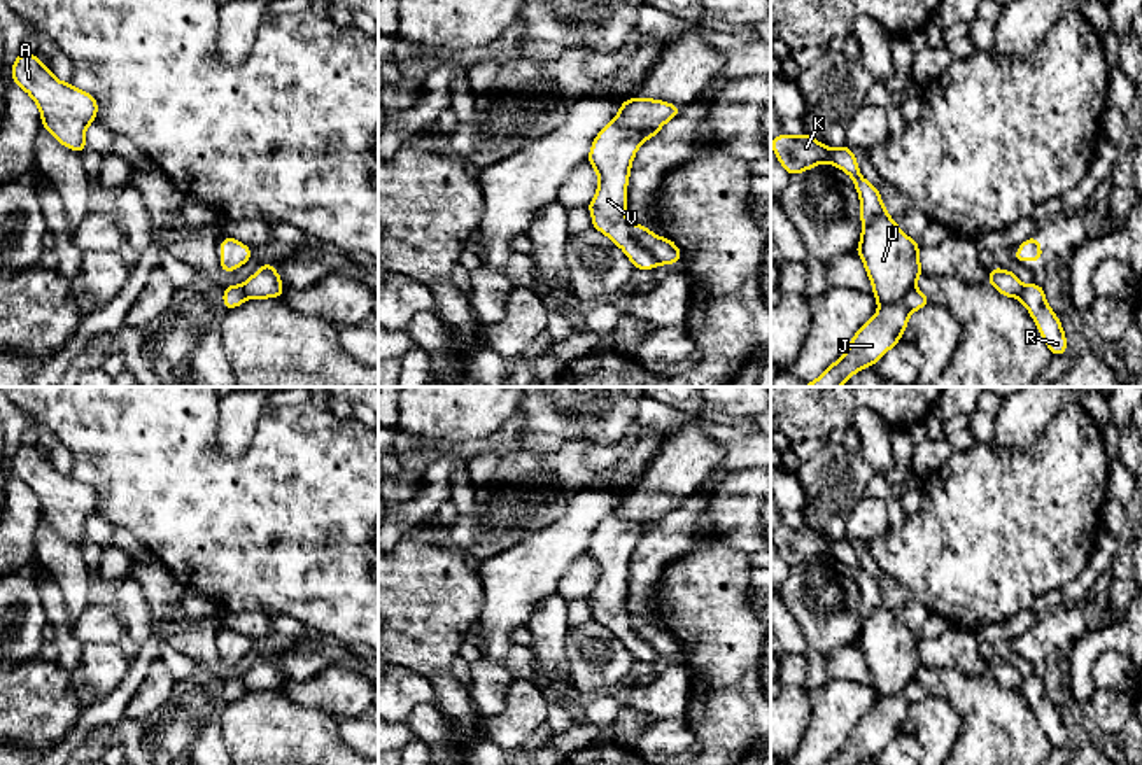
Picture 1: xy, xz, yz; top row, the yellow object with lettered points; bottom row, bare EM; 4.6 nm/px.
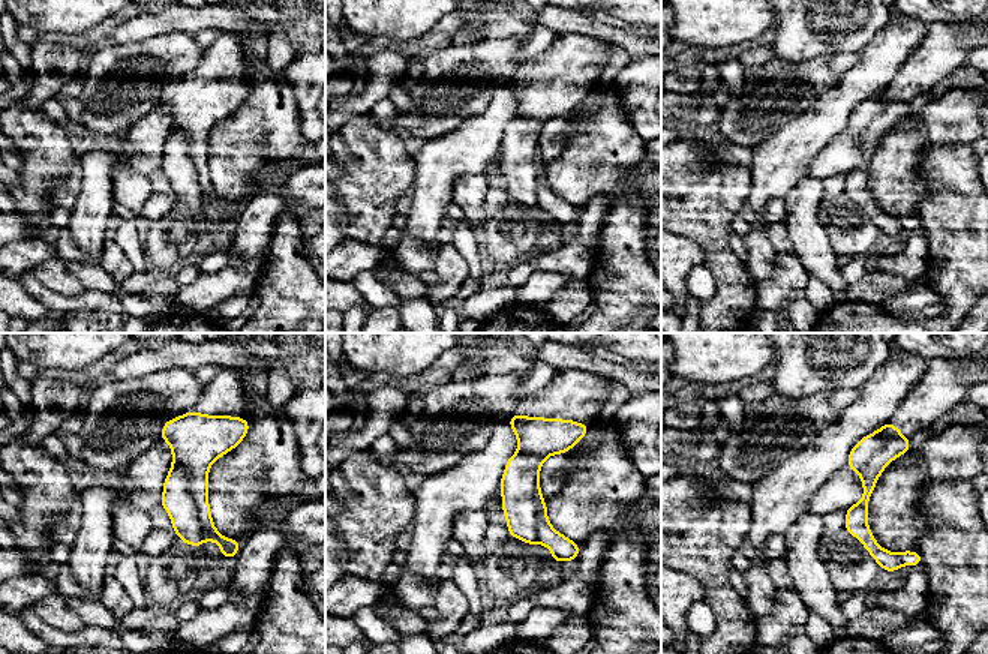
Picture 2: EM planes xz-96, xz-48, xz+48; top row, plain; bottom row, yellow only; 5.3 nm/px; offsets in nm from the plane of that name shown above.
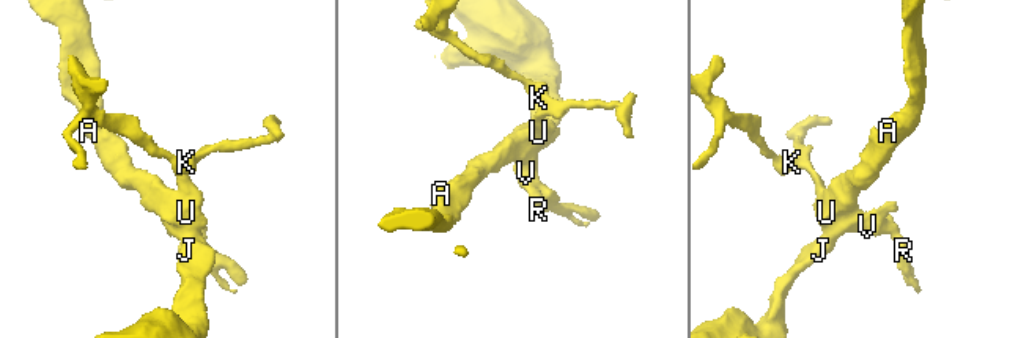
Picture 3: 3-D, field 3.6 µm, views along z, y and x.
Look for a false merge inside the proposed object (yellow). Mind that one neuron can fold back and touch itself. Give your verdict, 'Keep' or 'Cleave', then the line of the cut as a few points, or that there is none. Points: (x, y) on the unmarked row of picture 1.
Cleave. Split along xz (627, 615), (631, 629), (659, 655)

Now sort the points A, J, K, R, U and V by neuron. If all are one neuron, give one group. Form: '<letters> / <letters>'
A K U / J R V

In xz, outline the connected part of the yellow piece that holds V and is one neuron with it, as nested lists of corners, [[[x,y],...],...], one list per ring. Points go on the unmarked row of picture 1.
[[[610,513],[594,530],[587,551],[599,569],[596,588],[587,597],[592,620],[618,637],[638,662],[653,662],[659,655],[631,627],[625,609],[627,574],[639,537],[655,527],[659,522],[634,523]]]

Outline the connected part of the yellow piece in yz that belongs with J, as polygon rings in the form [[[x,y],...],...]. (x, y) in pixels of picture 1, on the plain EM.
[[[920,681],[909,683],[895,695],[879,697],[874,709],[851,730],[848,742],[823,765],[858,765],[874,758],[890,740],[900,735],[909,707],[927,697],[930,697],[930,691]]]

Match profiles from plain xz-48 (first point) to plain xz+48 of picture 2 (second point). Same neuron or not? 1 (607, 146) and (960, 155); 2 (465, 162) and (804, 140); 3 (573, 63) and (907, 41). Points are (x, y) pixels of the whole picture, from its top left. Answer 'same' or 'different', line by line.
1: same
2: same
3: different

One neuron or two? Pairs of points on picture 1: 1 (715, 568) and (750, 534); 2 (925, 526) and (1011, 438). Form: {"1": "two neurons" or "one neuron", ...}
{"1": "two neurons", "2": "two neurons"}

